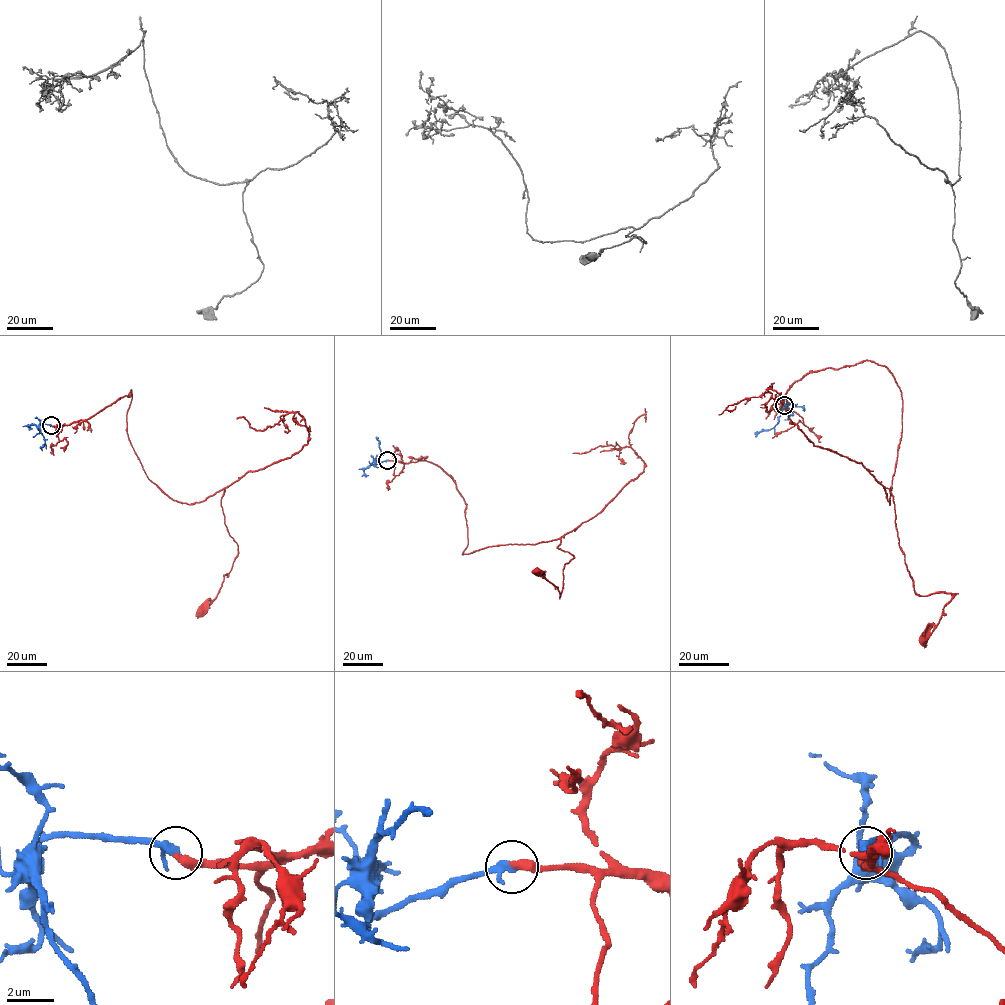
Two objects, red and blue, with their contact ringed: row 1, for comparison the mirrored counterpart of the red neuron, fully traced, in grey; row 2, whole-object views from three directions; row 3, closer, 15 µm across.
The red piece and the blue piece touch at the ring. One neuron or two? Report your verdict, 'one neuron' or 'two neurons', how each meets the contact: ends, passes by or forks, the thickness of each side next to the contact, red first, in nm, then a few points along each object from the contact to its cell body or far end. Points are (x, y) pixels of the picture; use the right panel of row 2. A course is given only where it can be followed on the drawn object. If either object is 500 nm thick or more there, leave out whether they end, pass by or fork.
one neuron; red ends; blue passes by; calibres 360 and 280 nm; course red (784, 405), (813, 372), (891, 373), (899, 547), (917, 594), (952, 595), (925, 638); course blue (784, 405), (789, 404), (780, 411), (778, 422), (756, 437)

